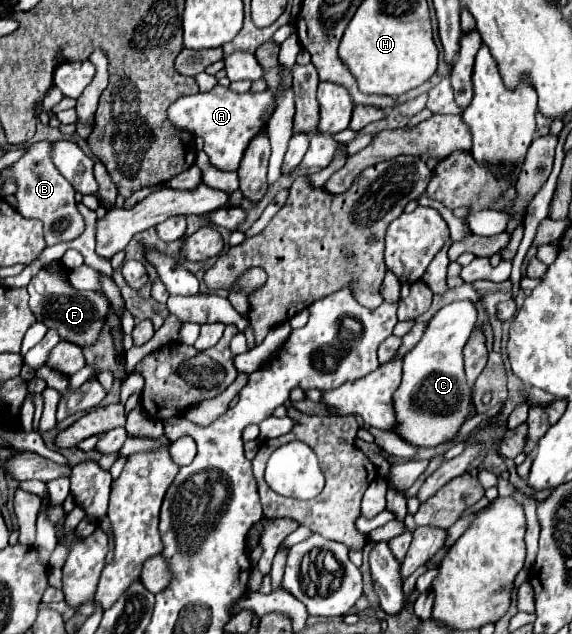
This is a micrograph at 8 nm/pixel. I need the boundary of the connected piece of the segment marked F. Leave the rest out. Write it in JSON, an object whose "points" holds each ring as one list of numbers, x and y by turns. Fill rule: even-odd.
{"points":[[55,260,49,266,41,268,39,274,31,278,27,290,29,290,29,308,31,308,31,312,47,328,57,330,61,340,77,344,81,348,89,348,99,340,101,330,103,330,105,320,107,320,107,314,111,310,109,300,101,292,93,292,93,290,85,292,85,290,73,288,71,282,69,282,69,274,67,274,61,260]]}

